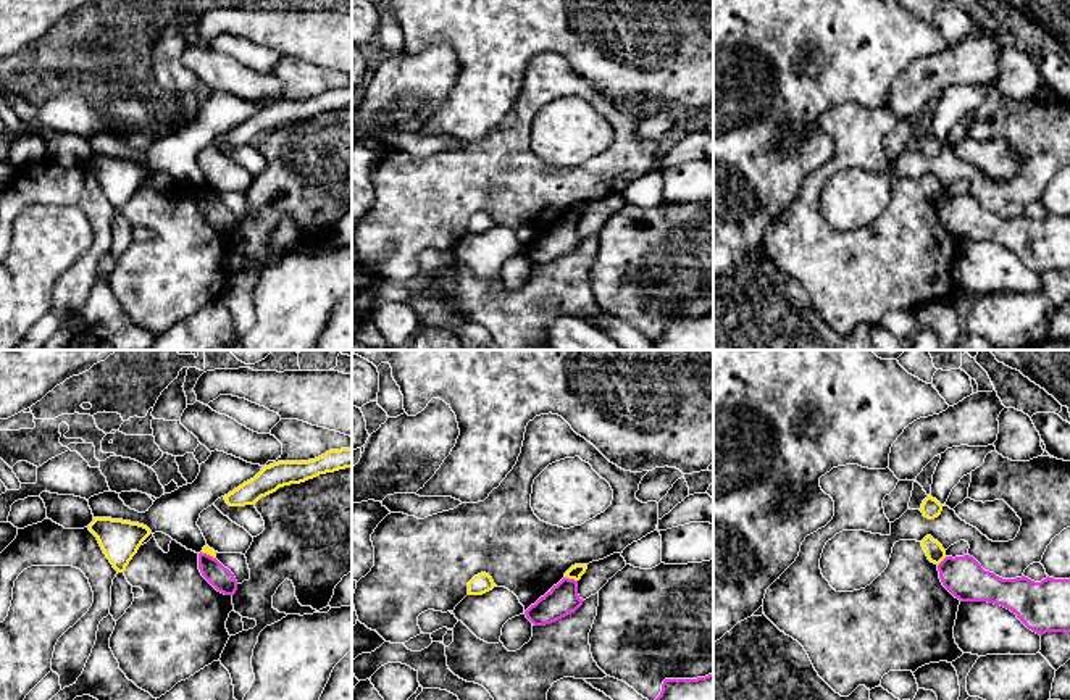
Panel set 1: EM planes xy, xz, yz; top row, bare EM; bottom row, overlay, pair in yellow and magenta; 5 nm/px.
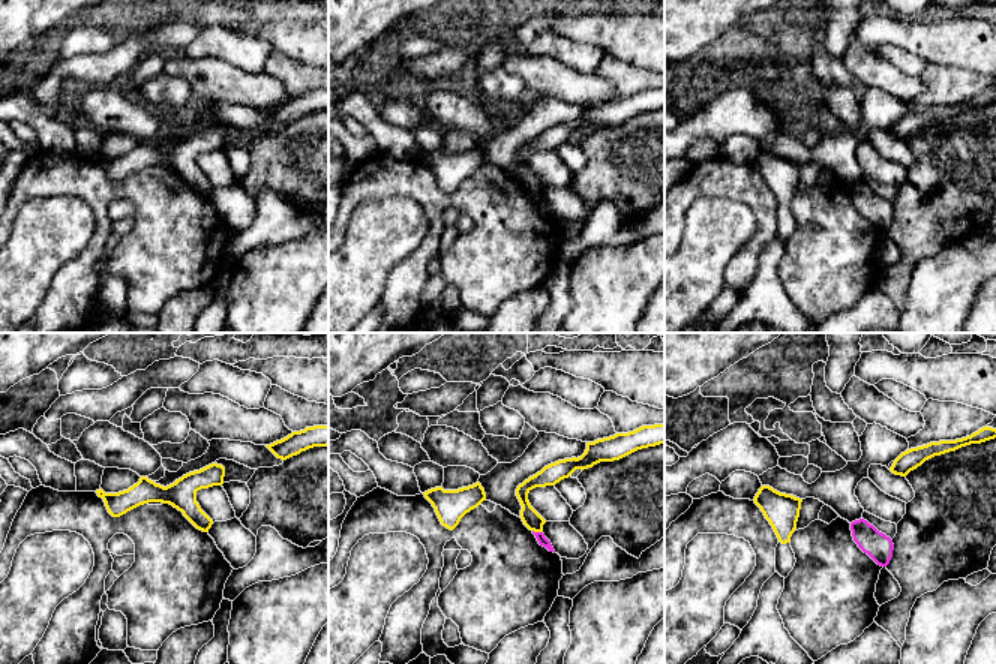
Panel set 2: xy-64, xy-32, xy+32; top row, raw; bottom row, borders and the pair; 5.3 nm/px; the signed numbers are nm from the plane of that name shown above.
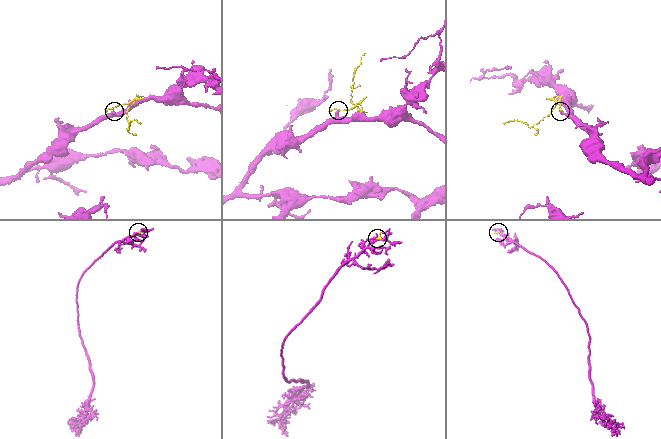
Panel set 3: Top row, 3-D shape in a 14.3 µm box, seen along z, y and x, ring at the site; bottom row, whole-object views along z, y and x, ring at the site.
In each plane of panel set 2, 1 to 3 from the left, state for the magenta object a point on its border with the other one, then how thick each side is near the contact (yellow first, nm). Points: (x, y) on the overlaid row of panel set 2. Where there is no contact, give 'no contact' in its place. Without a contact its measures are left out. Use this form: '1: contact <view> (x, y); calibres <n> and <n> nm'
1: no contact
2: contact xy-32 (537, 531); calibres 100 and 50 nm
3: no contact

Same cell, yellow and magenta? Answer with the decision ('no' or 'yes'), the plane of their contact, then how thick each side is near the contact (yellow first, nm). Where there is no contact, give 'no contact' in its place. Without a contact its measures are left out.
no; contact in xz; calibres 70 and 160 nm

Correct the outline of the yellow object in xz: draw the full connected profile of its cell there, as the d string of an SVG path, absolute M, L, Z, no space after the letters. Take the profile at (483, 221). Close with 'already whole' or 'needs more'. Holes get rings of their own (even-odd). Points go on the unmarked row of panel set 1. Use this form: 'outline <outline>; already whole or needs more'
outline M486 211L474 215L468 221L468 234L483 234L495 226L492 216Z; already whole

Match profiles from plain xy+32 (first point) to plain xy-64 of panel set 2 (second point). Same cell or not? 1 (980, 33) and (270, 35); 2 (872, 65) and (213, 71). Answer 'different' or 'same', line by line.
1: same
2: same

